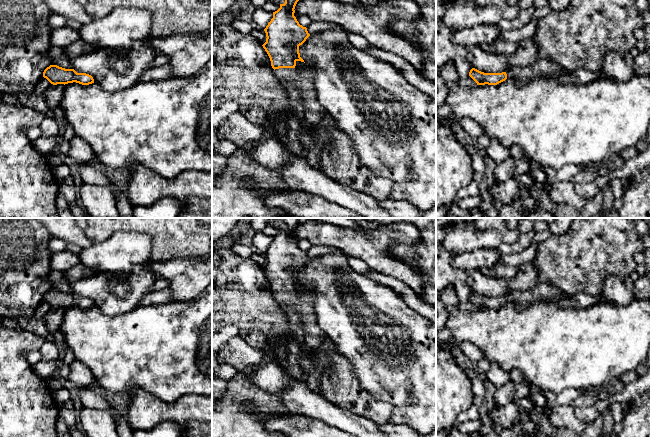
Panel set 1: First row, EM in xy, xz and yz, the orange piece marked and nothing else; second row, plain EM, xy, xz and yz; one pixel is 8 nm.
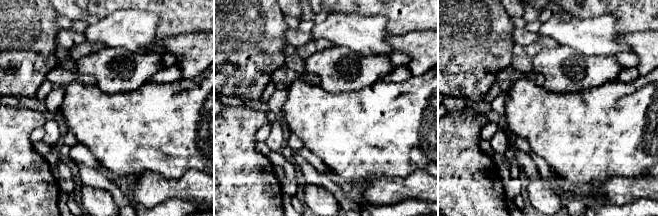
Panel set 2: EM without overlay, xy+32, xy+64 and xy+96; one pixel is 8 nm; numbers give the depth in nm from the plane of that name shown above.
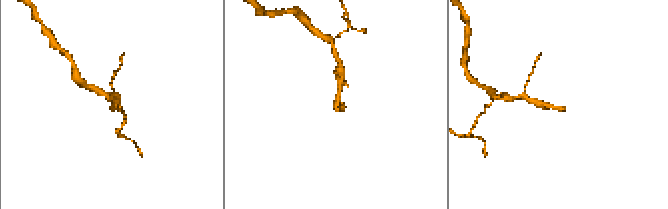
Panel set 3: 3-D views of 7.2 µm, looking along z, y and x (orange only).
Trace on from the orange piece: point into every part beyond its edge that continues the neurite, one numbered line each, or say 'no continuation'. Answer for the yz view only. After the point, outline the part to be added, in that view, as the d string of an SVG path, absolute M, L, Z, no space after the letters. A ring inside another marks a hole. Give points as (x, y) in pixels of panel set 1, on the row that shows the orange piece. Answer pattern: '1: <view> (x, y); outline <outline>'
1: yz (541, 68); outline M540 59L526 67L517 67L506 72L507 78L515 78L518 80L535 79L535 78L555 78L557 75L566 73L562 67L552 61Z

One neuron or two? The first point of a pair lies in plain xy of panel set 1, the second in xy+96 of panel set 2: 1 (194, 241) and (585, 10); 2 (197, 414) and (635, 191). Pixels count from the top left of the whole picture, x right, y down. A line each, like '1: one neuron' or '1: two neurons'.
1: one neuron
2: one neuron

